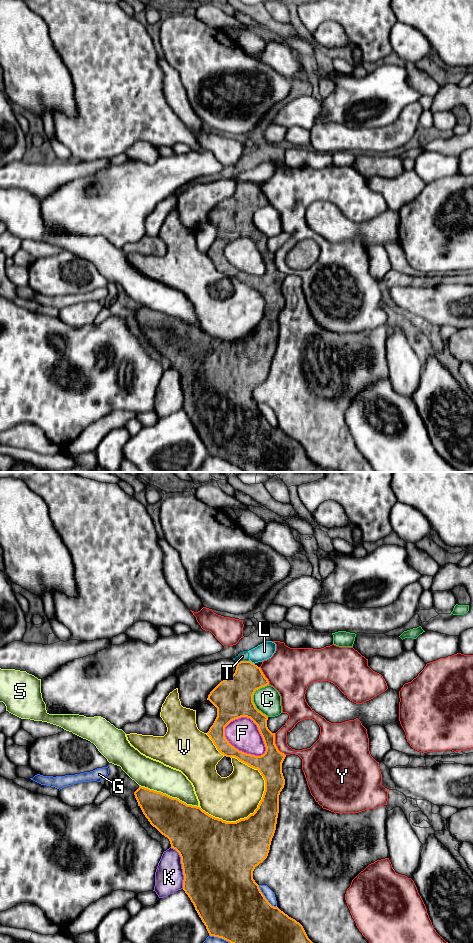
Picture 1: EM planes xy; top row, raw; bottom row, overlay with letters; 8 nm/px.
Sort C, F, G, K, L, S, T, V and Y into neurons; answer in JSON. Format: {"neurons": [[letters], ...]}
{"neurons": [["C"], ["F", "V"], ["G"], ["K"], ["L", "T"], ["S"], ["Y"]]}

